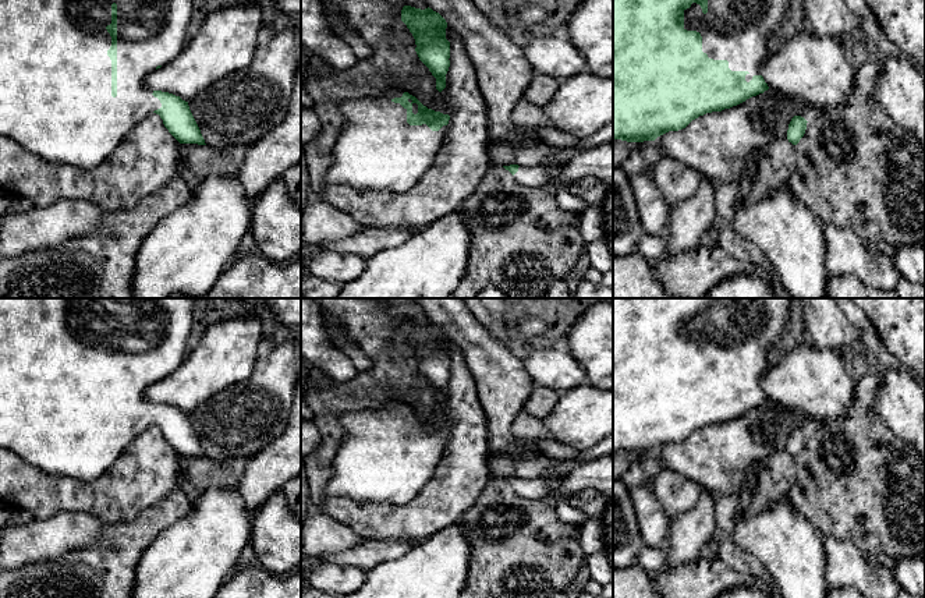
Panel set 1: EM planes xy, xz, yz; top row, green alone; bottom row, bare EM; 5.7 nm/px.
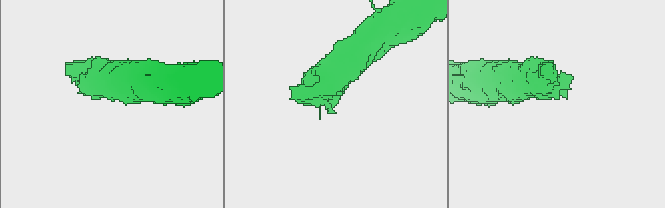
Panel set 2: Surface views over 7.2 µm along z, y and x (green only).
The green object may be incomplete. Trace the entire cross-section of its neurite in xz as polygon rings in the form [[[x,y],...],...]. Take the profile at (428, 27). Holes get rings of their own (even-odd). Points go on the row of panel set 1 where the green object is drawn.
[[[404,6],[401,21],[415,39],[415,52],[419,60],[436,78],[436,89],[446,88],[446,74],[450,67],[450,42],[446,39],[446,20],[432,8]]]

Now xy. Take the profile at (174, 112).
[[[0,0],[0,137],[10,138],[28,152],[56,163],[72,164],[84,170],[91,170],[104,162],[118,146],[123,138],[145,117],[156,113],[163,120],[164,127],[180,144],[206,145],[201,130],[189,110],[188,102],[169,92],[152,91],[145,85],[146,77],[155,70],[174,60],[188,45],[188,26],[192,15],[192,0]]]

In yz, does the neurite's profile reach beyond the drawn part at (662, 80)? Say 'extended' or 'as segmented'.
extended

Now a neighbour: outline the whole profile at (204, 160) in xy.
[[[185,144],[187,160],[194,174],[203,180],[208,176],[234,176],[240,170],[248,146],[234,145],[227,153],[198,144]]]

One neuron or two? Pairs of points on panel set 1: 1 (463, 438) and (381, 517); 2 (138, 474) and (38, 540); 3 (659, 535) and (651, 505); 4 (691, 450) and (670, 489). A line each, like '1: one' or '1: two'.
1: one
2: two
3: one
4: two

